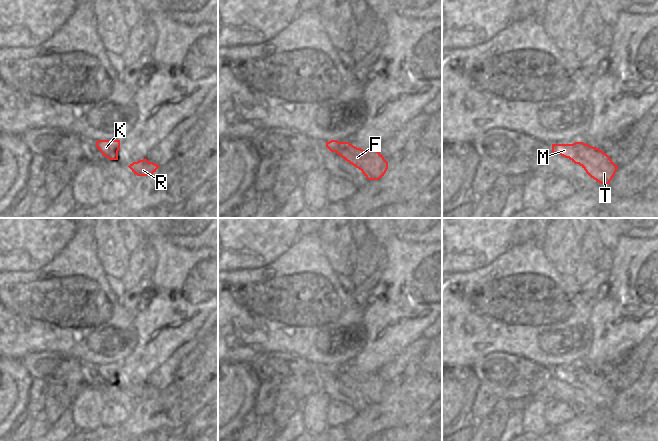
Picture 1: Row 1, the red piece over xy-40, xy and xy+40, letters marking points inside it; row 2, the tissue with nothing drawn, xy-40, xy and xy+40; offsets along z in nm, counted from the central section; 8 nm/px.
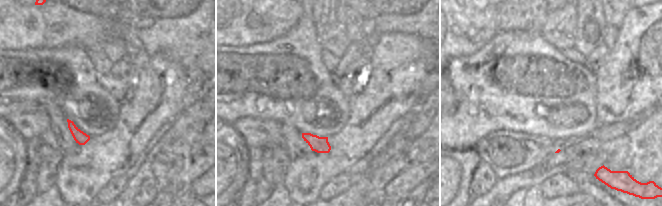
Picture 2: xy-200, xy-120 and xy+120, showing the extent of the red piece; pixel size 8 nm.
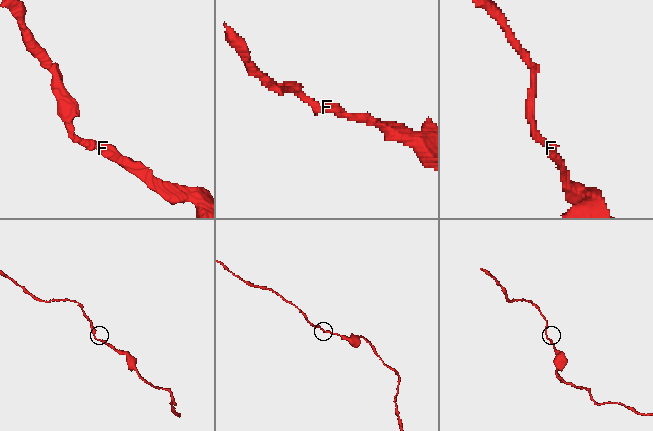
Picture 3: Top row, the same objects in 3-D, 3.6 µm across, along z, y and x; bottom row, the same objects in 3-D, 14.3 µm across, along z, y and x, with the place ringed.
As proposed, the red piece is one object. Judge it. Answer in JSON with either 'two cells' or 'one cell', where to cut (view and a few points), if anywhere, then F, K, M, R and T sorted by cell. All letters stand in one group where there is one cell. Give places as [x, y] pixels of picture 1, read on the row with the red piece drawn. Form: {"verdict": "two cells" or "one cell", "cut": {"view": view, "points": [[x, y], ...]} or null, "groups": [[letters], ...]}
{"verdict": "one cell", "cut": null, "groups": [["F", "K", "M", "R", "T"]]}

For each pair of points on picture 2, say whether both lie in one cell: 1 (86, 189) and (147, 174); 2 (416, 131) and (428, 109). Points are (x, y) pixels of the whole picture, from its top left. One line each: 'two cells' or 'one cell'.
1: two cells
2: one cell

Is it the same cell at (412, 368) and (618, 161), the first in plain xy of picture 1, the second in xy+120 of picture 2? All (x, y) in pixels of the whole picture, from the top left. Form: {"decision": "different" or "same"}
{"decision": "same"}

